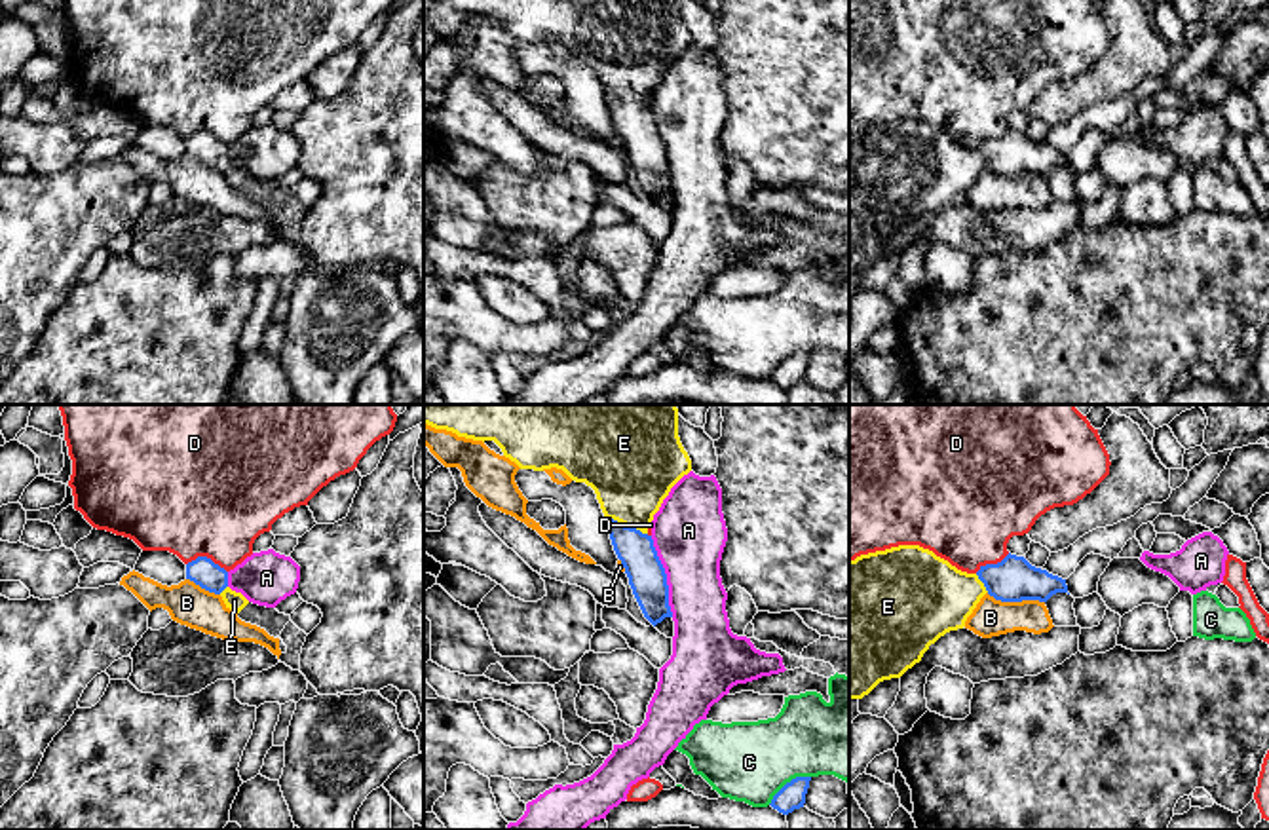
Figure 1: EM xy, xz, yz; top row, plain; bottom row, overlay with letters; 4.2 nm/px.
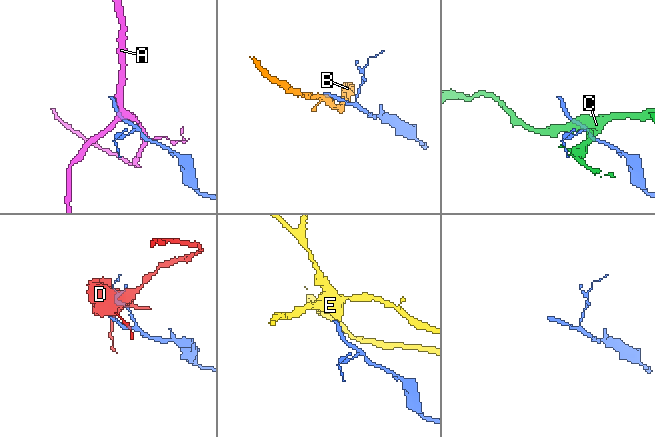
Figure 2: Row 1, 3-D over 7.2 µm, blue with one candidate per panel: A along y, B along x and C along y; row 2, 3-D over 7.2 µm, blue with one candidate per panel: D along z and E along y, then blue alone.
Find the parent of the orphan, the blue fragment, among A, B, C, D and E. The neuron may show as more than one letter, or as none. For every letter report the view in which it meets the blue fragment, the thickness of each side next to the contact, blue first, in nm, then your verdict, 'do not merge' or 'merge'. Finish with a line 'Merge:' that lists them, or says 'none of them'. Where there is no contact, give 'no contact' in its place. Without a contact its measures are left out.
A: xz | 160/320 nm | do not merge
B: yz | 190/160 nm | do not merge
C: xz | 110/340 nm | do not merge
D: xy | 120/500 nm | do not merge
E: xz | 160/380 nm | merge
Merge: E

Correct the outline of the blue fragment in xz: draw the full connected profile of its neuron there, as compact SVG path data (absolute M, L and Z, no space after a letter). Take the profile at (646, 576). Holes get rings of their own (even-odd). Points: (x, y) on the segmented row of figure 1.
M424 405L424 424L473 441L494 441L505 458L521 469L562 469L572 481L585 482L597 494L608 520L608 534L621 560L633 594L644 617L655 627L672 617L665 568L648 534L671 488L691 471L691 460L678 437L676 405Z

